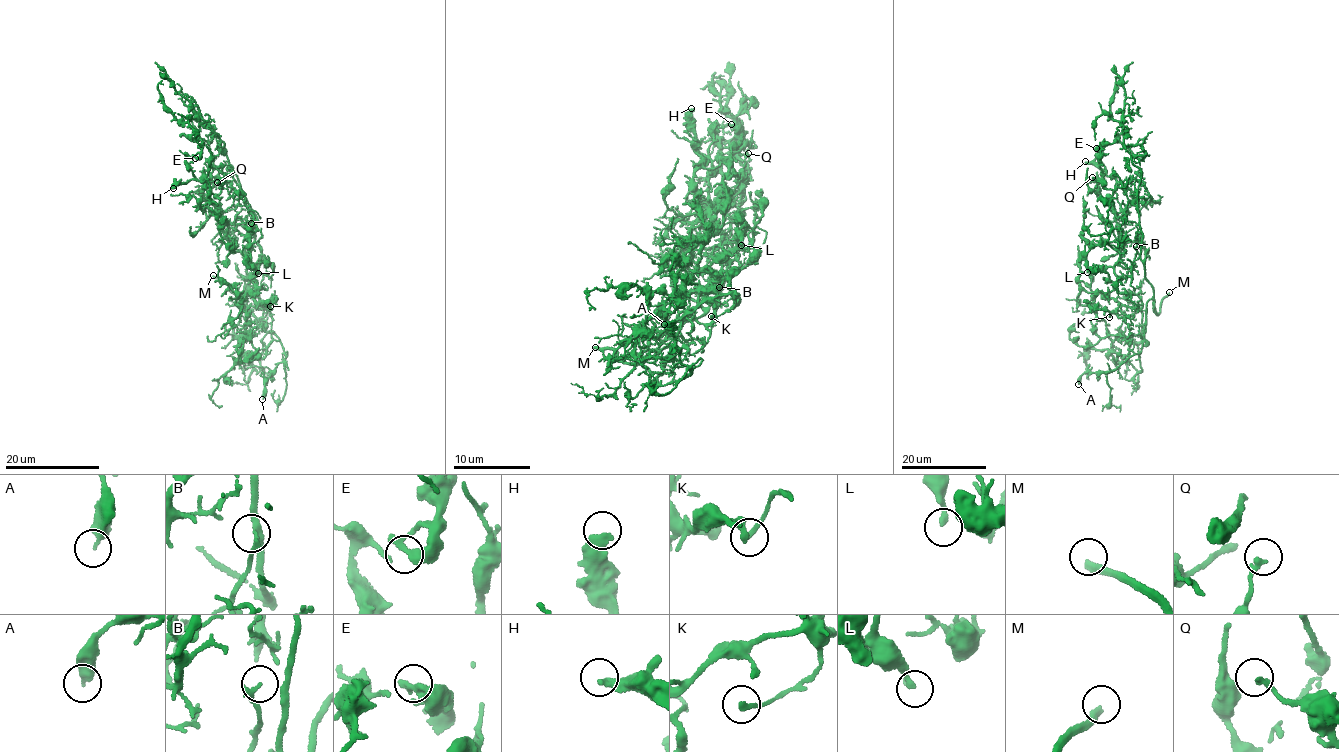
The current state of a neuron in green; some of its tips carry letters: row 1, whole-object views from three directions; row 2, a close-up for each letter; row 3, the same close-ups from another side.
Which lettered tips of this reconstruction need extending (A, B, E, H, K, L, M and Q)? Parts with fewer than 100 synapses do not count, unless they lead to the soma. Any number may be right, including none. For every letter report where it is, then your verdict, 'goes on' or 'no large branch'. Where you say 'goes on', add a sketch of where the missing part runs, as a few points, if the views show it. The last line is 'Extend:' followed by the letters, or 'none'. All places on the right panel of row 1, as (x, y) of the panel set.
A: place (1078, 384); no large branch
B: place (1136, 246); no large branch
E: place (1096, 148); no large branch
H: place (1085, 161); no large branch
K: place (1109, 317); no large branch
L: place (1087, 272); no large branch
M: place (1169, 292); goes on; course (1169, 292), (1178, 282), (1180, 287), (1173, 296), (1175, 300), (1184, 301), (1178, 295), (1201, 299), (1200, 292)
Q: place (1092, 177); no large branch
Extend: M

